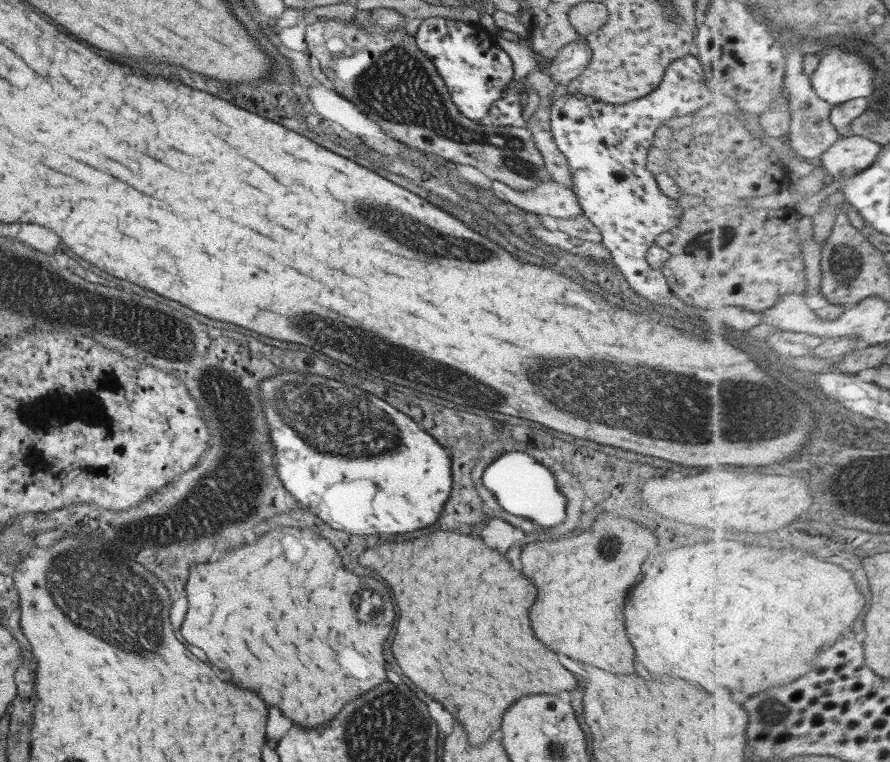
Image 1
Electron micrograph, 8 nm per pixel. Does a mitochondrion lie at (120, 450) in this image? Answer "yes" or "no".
no

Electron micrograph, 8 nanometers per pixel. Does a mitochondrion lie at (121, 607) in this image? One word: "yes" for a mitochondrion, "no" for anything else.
yes

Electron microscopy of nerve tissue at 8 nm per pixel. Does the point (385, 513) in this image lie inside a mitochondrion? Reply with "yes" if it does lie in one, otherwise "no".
no

